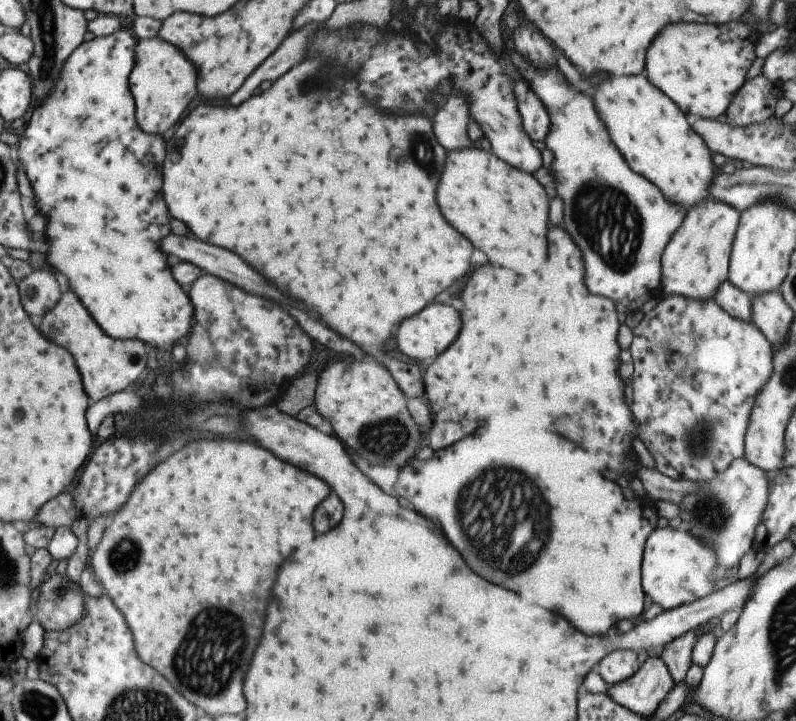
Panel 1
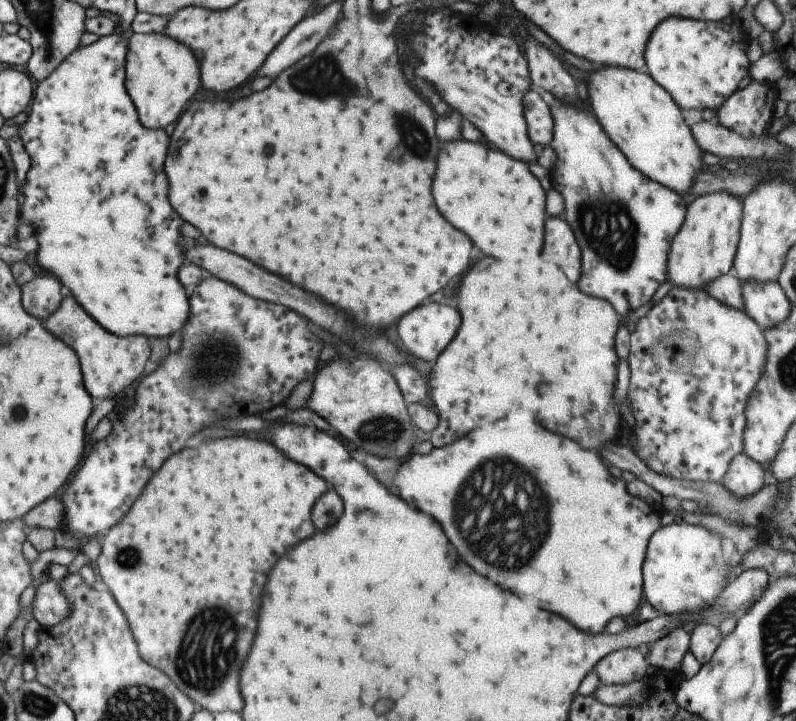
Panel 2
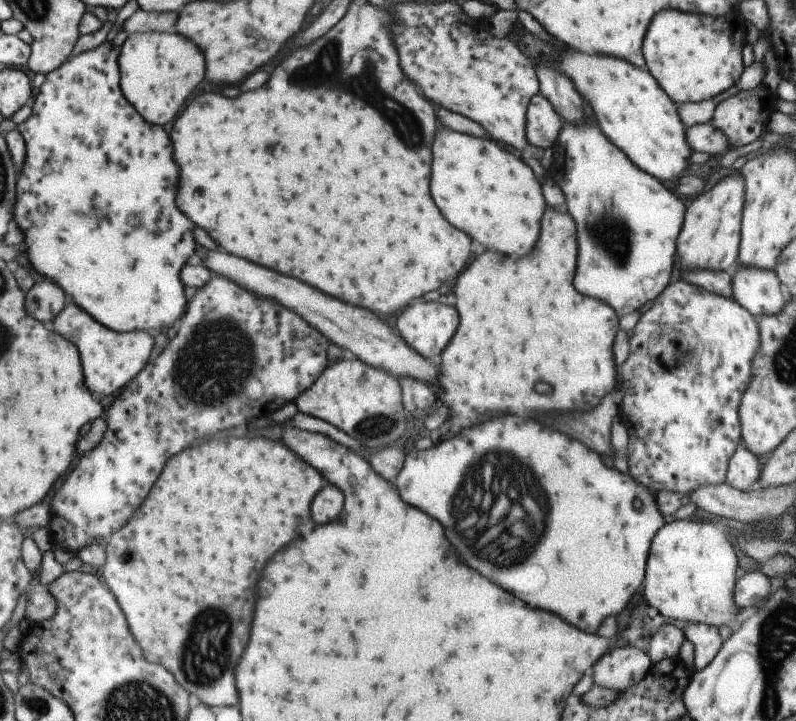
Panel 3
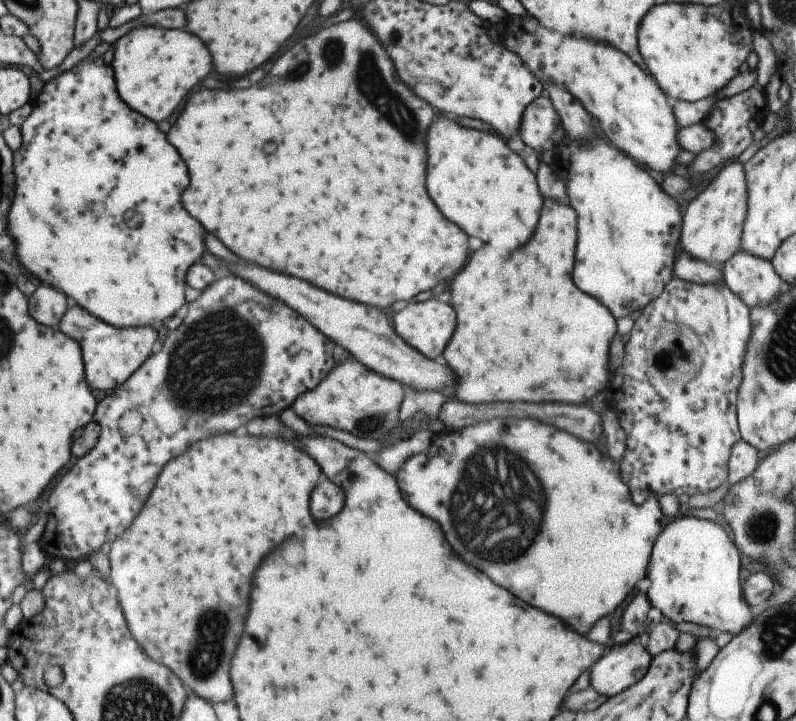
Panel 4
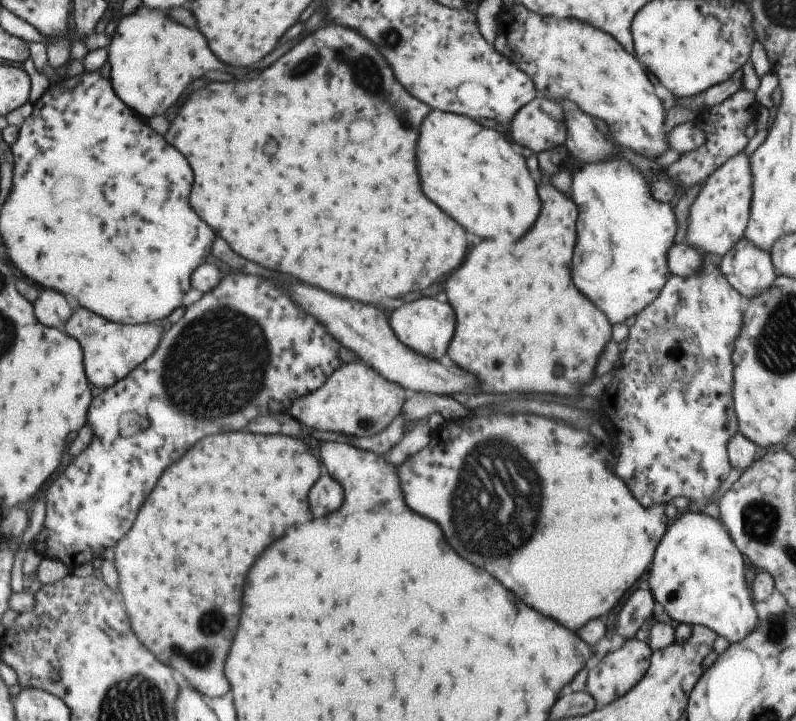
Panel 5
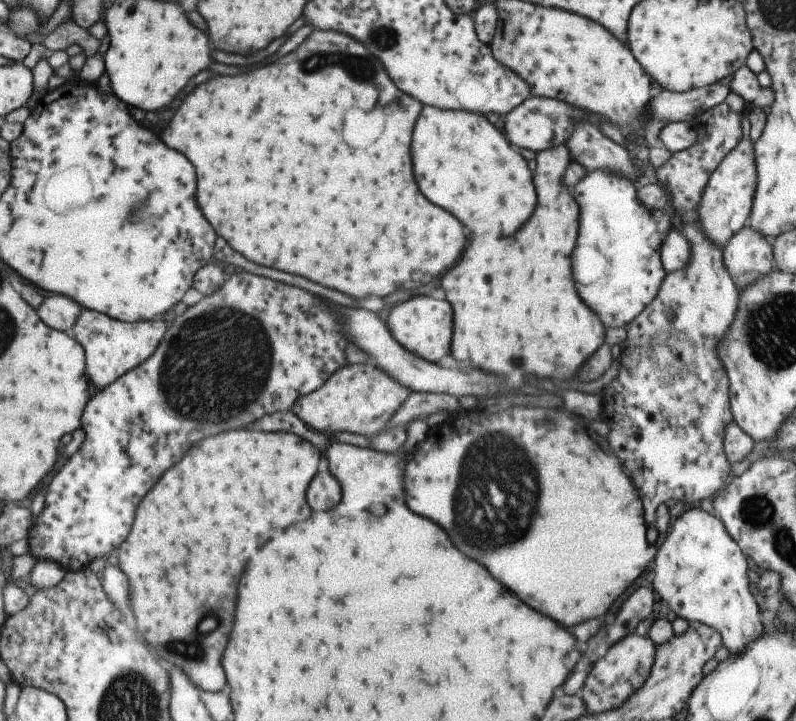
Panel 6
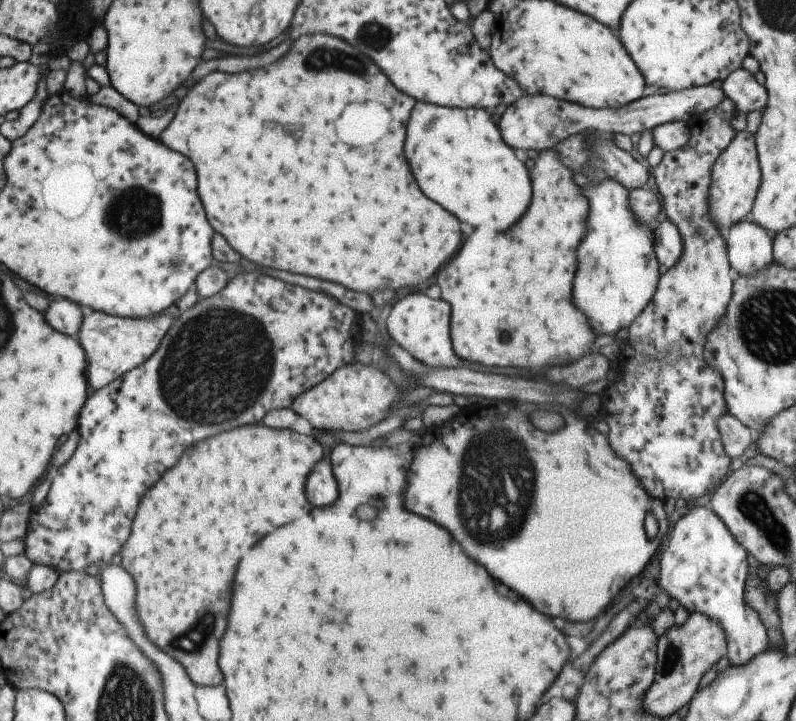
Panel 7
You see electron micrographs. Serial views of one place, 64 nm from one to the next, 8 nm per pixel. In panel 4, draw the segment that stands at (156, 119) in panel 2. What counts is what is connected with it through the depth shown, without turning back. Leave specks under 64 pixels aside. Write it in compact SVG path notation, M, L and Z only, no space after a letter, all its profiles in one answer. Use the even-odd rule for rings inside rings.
M137 26L127 30L113 42L113 80L119 98L133 112L149 118L151 122L165 120L185 98L185 94L211 70L209 52L197 36L157 26Z

